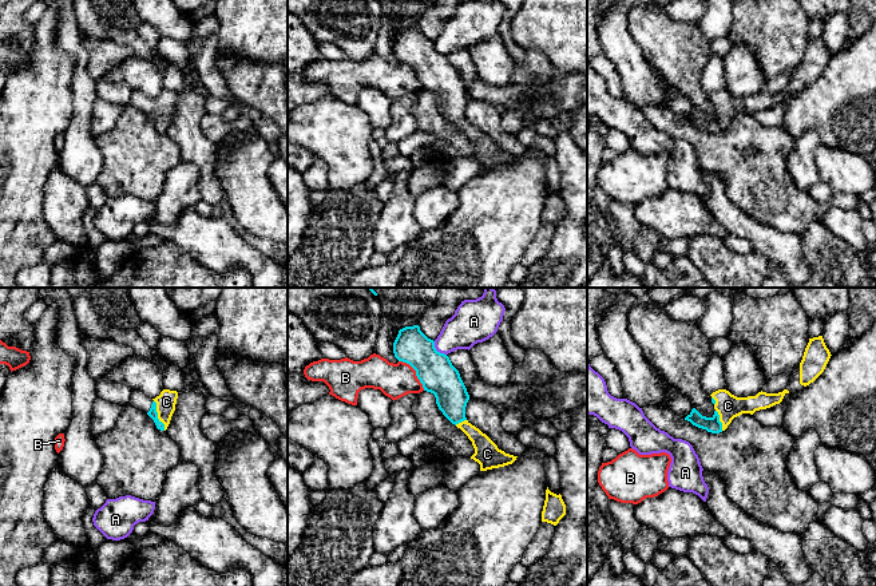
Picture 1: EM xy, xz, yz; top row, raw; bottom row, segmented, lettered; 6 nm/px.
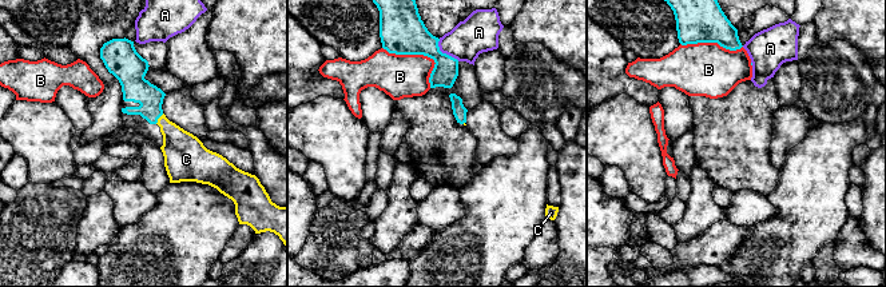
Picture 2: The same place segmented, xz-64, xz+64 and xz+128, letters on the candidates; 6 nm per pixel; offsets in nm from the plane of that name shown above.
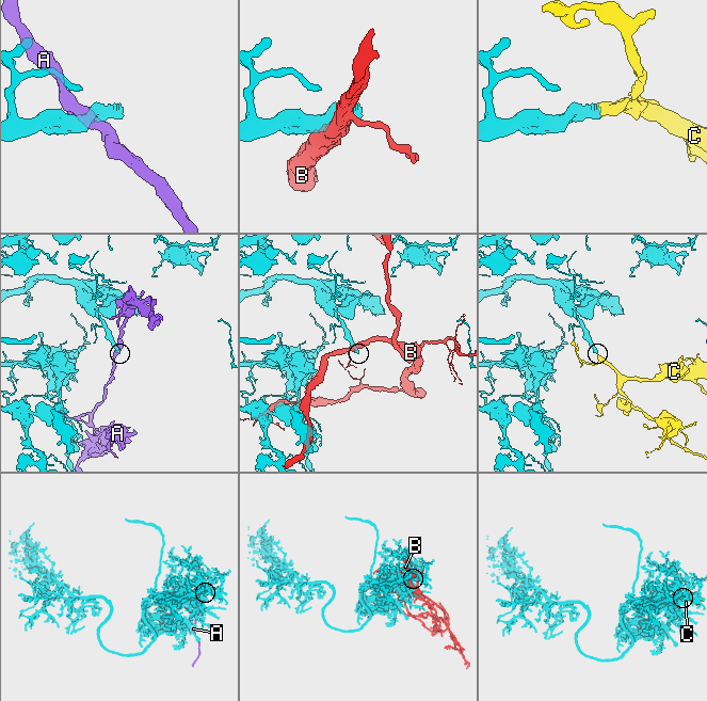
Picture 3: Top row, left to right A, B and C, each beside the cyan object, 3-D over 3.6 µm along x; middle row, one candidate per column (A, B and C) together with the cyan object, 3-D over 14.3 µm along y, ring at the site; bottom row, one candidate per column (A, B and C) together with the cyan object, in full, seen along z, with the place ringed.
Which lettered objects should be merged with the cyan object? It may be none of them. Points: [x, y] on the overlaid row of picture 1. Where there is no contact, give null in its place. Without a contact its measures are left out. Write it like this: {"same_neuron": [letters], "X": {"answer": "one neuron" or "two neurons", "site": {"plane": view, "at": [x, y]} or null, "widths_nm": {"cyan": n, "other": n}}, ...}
{"same_neuron": ["C"], "A": {"answer": "two neurons", "site": {"plane": "xz", "at": [436, 351]}, "widths_nm": {"cyan": 220, "other": 220}}, "B": {"answer": "two neurons", "site": {"plane": "xz", "at": [416, 372]}, "widths_nm": {"cyan": 220, "other": 200}}, "C": {"answer": "one neuron", "site": {"plane": "xy", "at": [157, 415]}, "widths_nm": {"cyan": 60, "other": 120}}}

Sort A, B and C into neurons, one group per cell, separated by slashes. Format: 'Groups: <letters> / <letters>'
Groups: A / B / C

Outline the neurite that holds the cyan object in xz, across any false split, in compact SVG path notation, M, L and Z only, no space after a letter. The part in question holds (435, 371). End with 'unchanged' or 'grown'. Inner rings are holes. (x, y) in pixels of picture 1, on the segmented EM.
M419 325L399 330L393 353L399 361L409 364L416 371L424 391L435 395L443 415L472 442L475 454L471 459L480 464L480 471L504 467L516 460L518 456L499 450L485 433L467 420L465 407L469 395L459 371L447 355L436 351L435 341L428 338Z; grown

